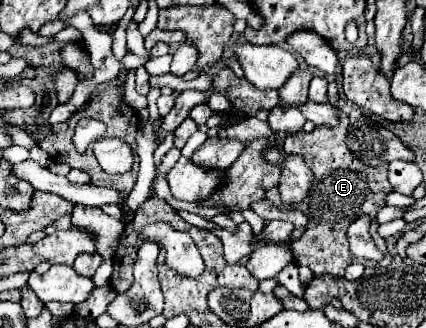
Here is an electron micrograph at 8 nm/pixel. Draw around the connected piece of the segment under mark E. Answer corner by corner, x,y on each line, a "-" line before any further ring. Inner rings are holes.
341,111
339,123
335,127
315,127
311,133
295,133
285,139
283,149
287,153
299,153
309,169
313,171
315,179
311,183
309,195
305,201
293,205
293,209
303,211
309,217
307,235
301,235
293,241
293,257
297,265
307,265
315,275
335,275
343,277
345,267
353,263
355,255
349,251
347,243
347,227
359,217
369,213
371,217
377,215
381,207
385,207
385,197
393,191
391,183
387,181
387,163
377,167
363,165
353,153
349,153
345,145
349,119

